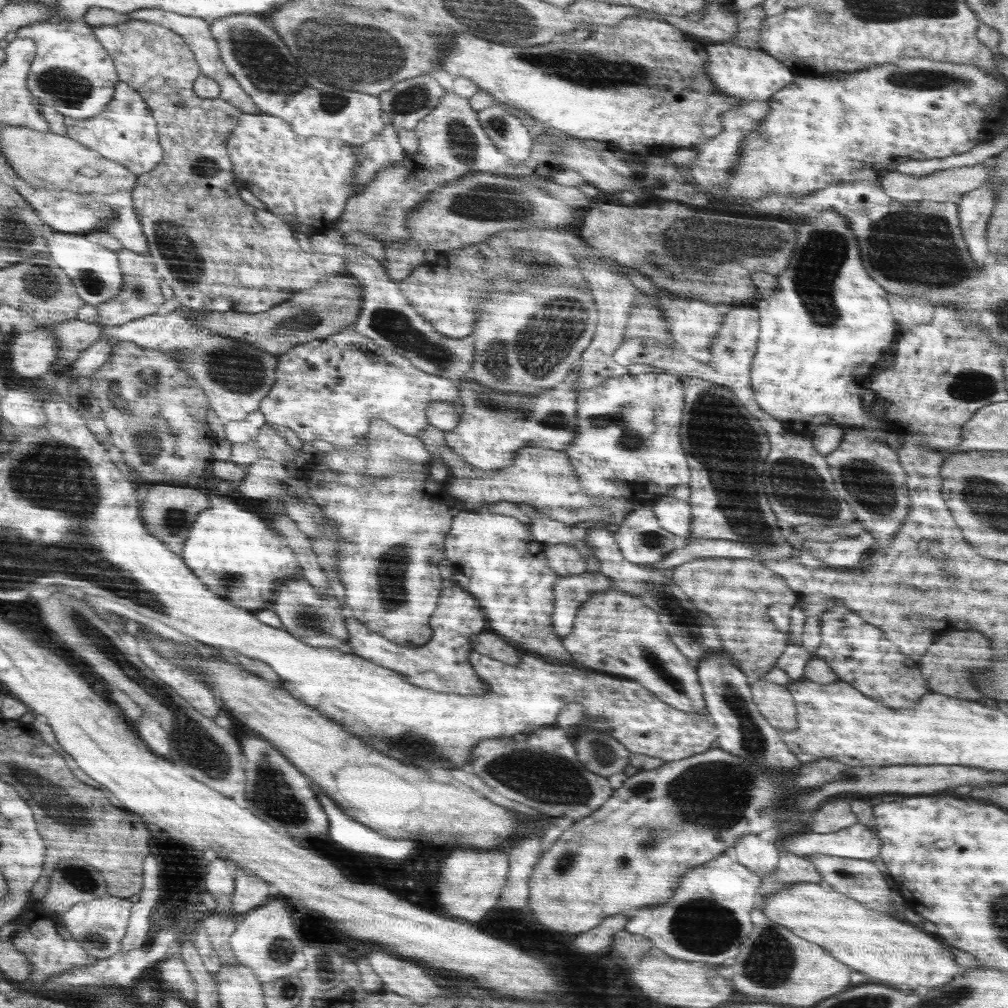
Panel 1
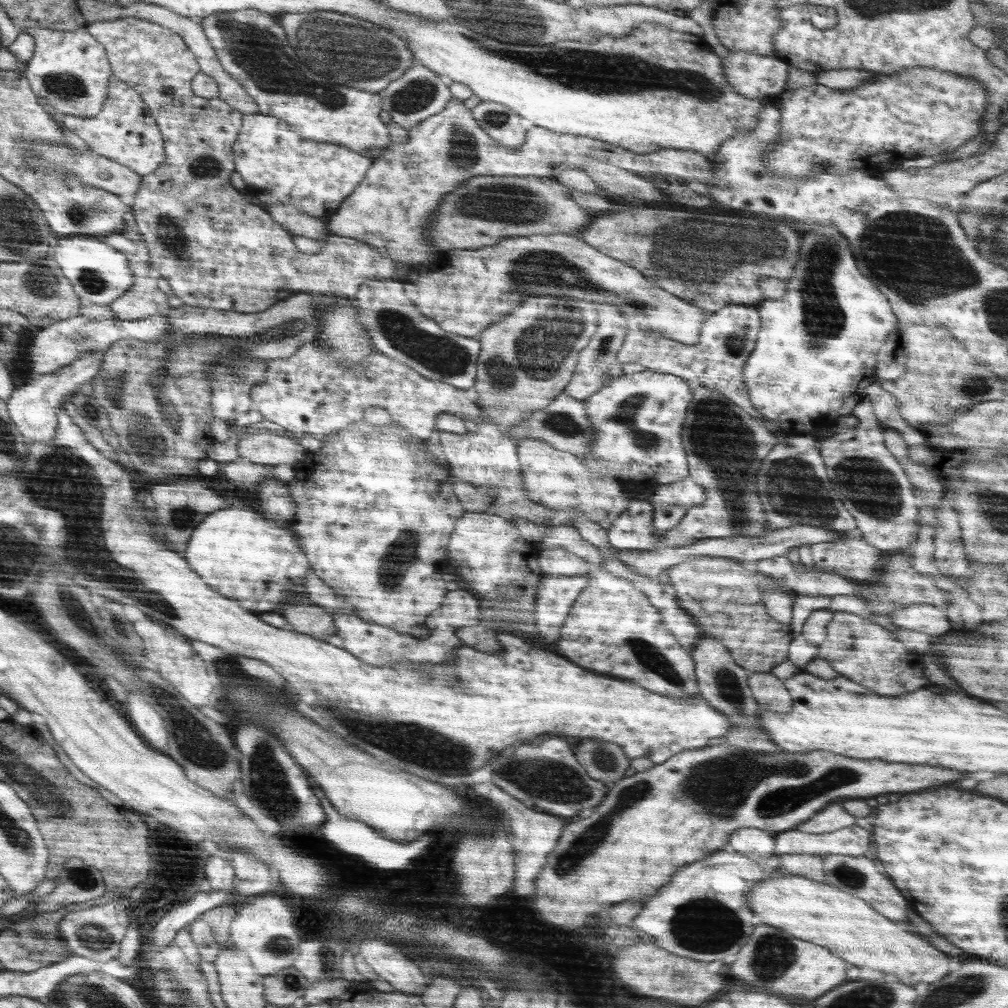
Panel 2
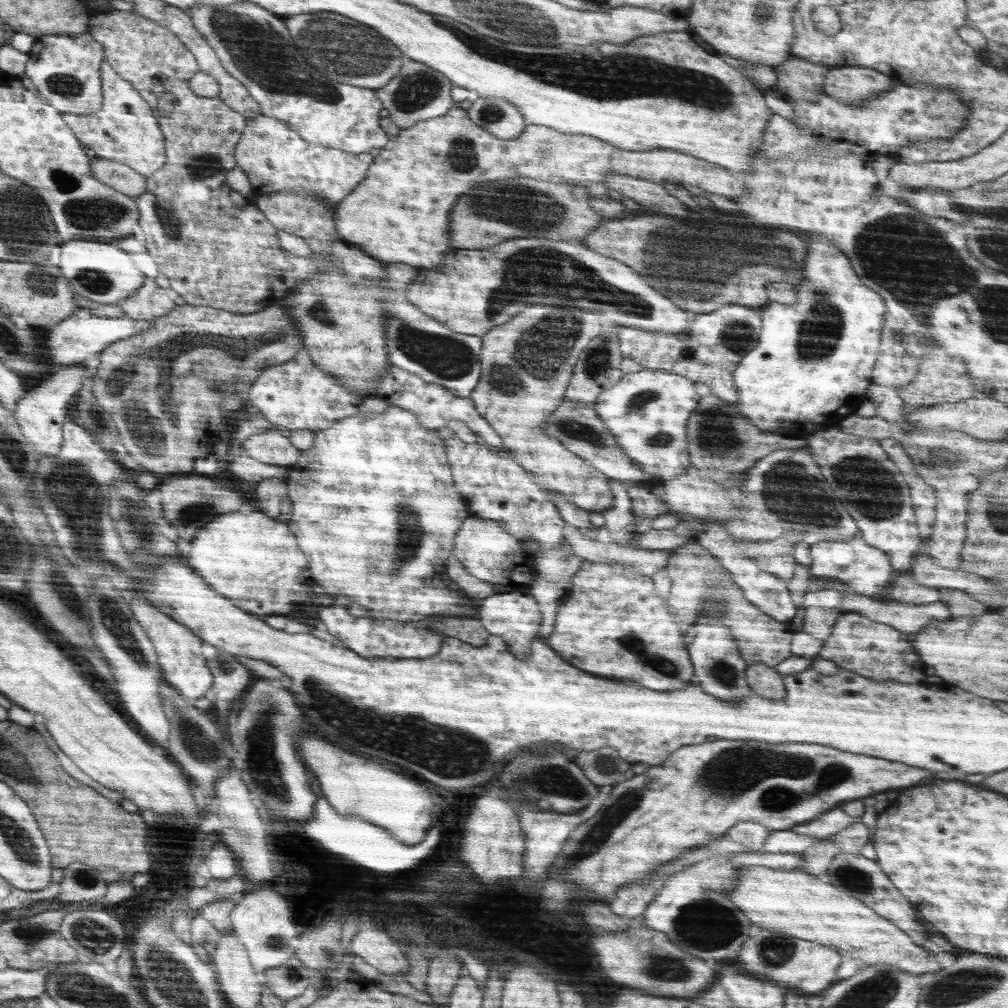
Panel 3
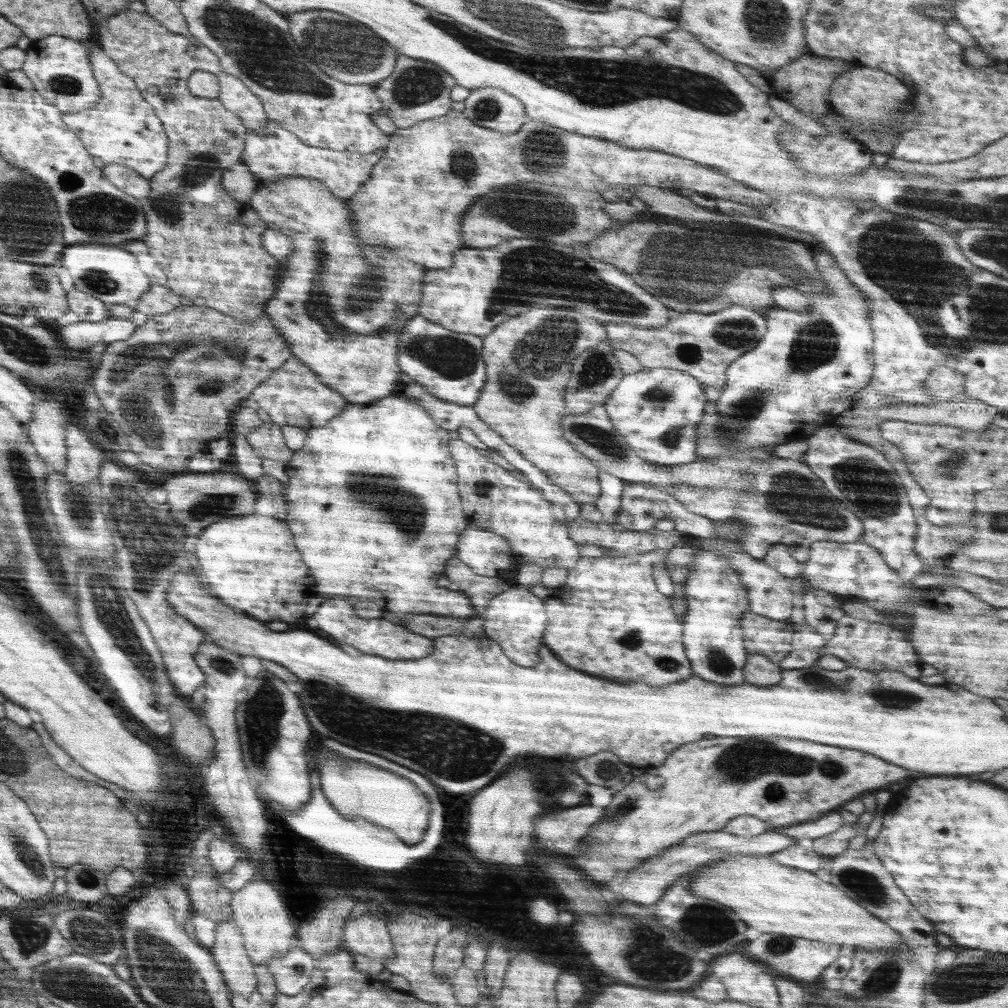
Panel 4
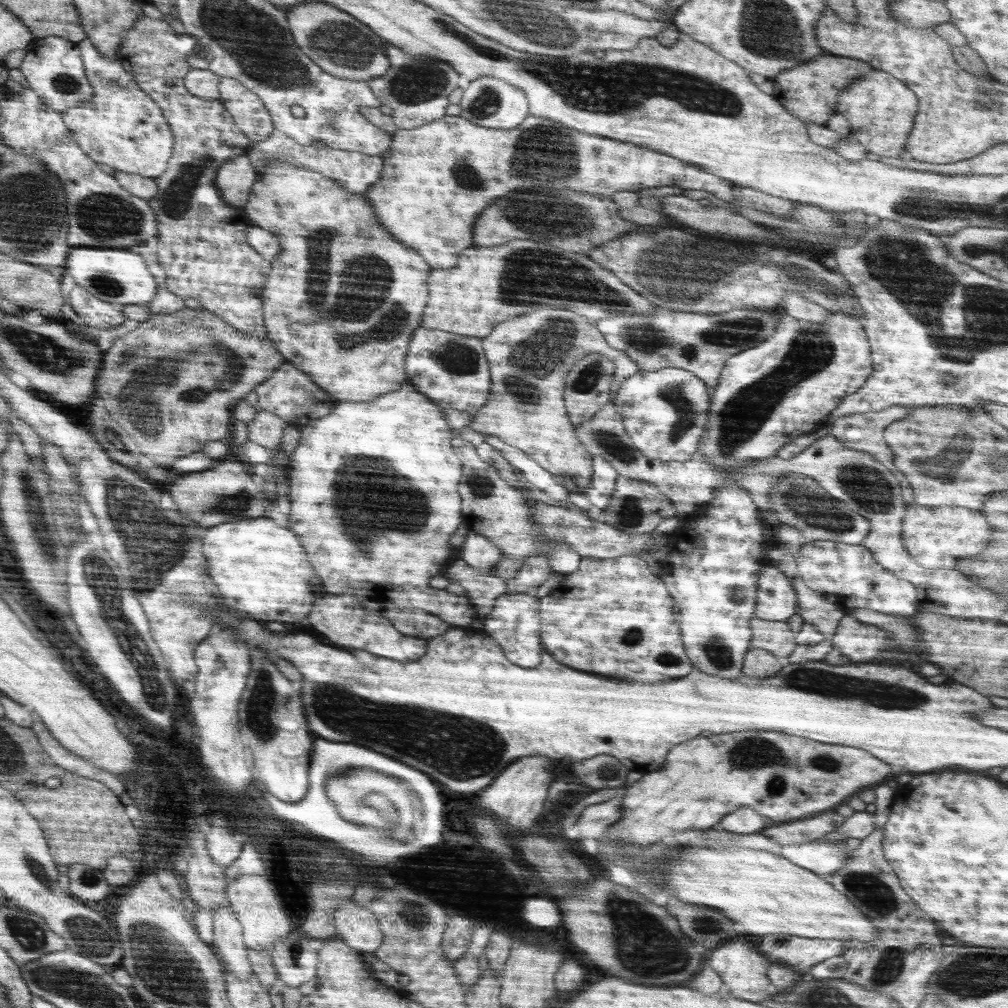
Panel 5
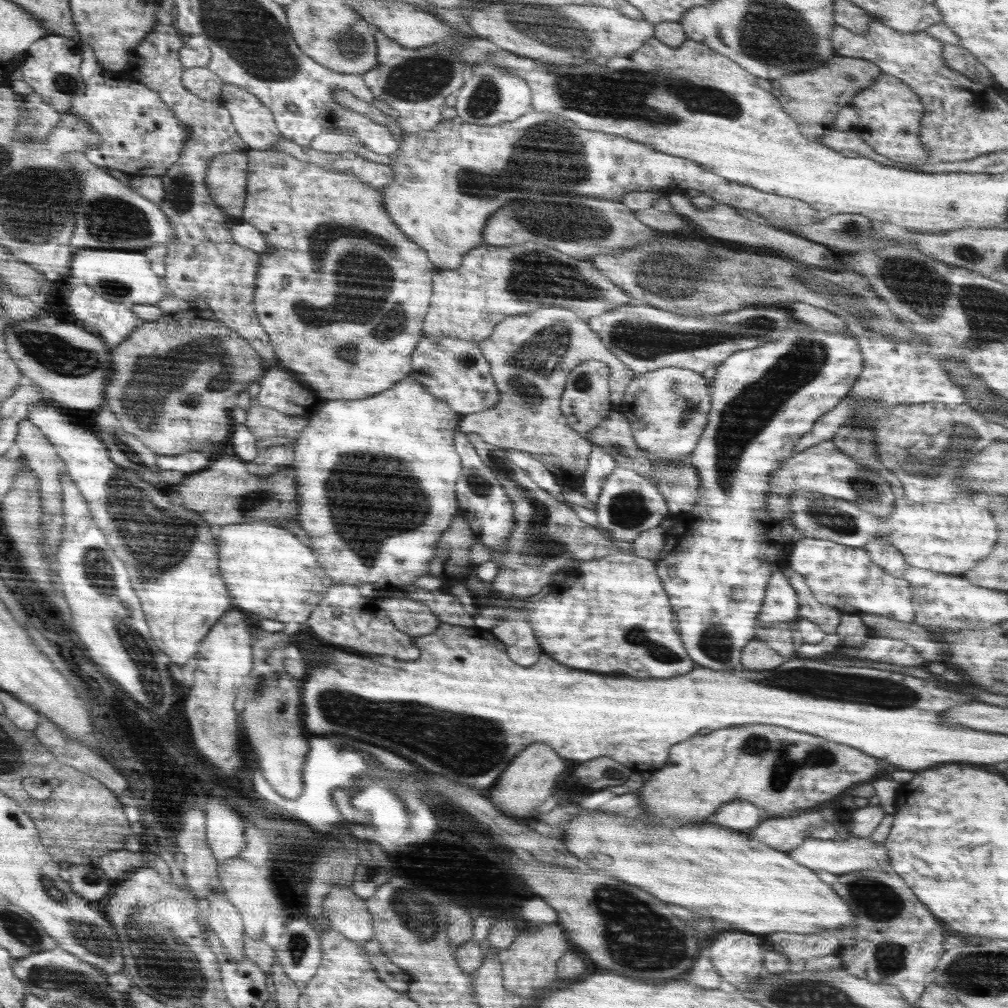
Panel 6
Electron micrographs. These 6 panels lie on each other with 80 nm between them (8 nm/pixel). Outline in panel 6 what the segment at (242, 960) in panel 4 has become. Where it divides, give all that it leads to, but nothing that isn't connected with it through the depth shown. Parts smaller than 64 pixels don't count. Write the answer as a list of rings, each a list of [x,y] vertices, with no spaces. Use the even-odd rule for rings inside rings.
[[[210,893],[207,896],[209,911],[207,924],[217,934],[220,942],[237,961],[245,959],[245,927],[239,910],[226,894]]]

